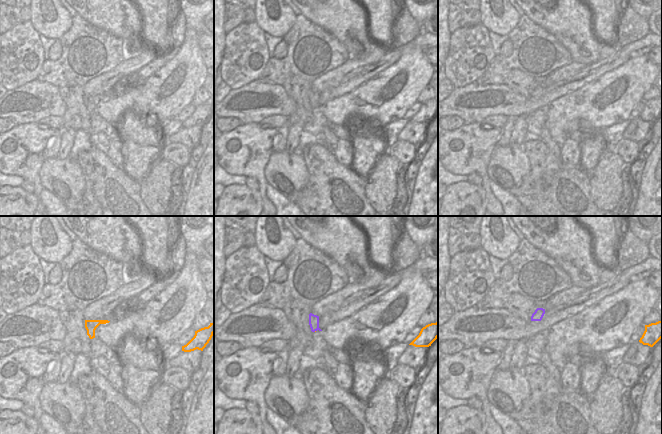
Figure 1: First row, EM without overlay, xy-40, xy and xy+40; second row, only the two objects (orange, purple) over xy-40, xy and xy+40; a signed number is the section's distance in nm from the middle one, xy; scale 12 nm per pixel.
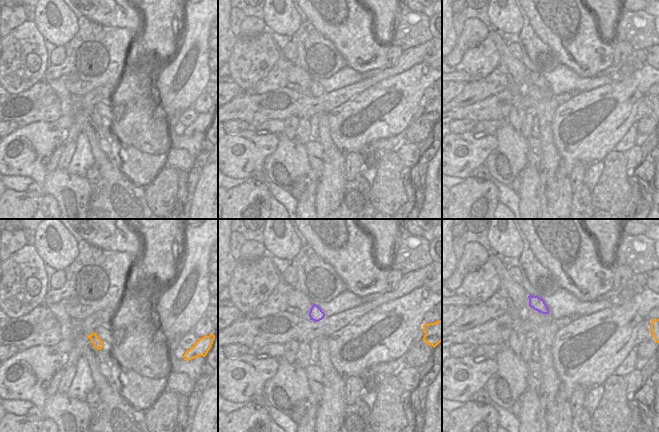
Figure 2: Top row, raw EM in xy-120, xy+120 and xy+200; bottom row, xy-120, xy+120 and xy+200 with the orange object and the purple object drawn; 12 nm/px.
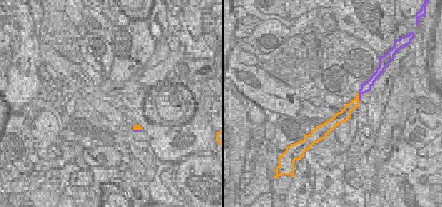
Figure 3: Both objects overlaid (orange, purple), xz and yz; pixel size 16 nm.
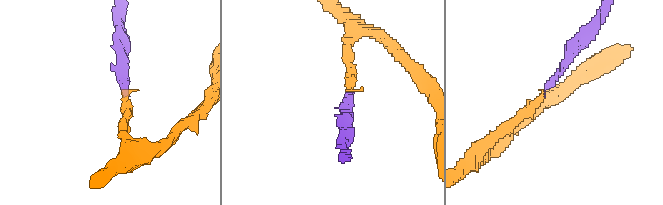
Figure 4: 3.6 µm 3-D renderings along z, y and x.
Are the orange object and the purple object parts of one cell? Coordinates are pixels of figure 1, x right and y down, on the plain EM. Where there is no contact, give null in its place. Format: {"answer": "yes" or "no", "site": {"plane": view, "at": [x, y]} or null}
{"answer": "yes", "site": null}

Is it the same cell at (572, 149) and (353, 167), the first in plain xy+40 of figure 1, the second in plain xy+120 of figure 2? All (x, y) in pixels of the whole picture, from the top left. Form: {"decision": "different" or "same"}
{"decision": "same"}

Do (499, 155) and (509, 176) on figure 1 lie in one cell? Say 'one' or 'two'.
one

